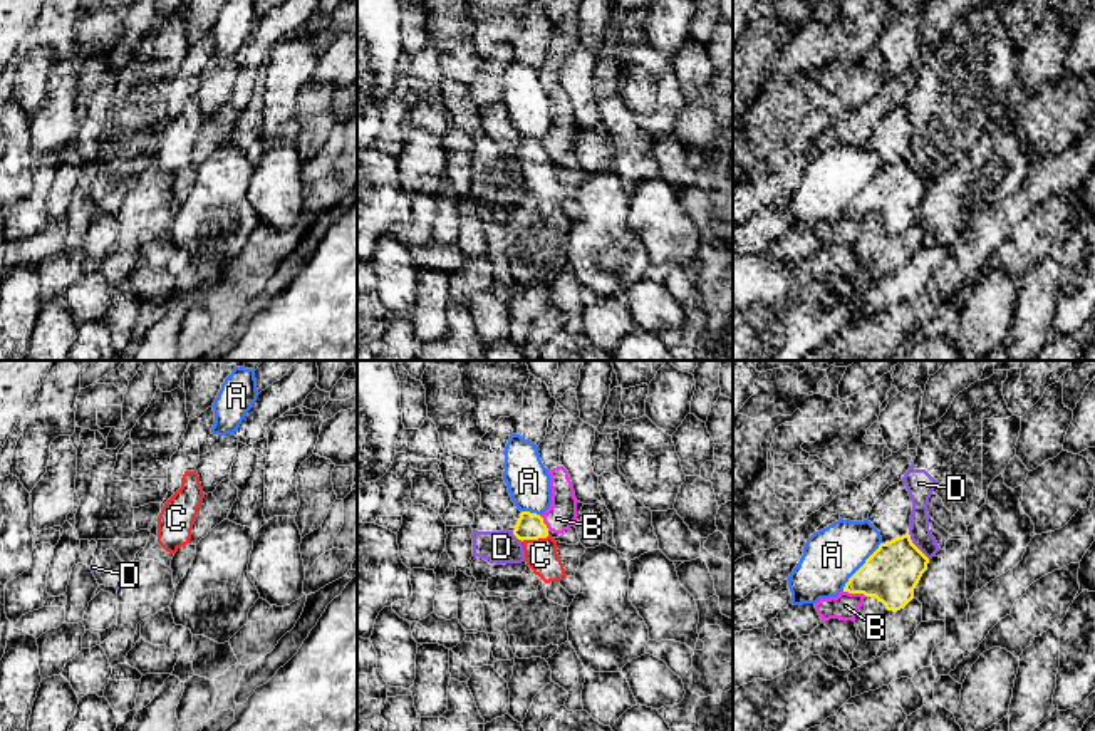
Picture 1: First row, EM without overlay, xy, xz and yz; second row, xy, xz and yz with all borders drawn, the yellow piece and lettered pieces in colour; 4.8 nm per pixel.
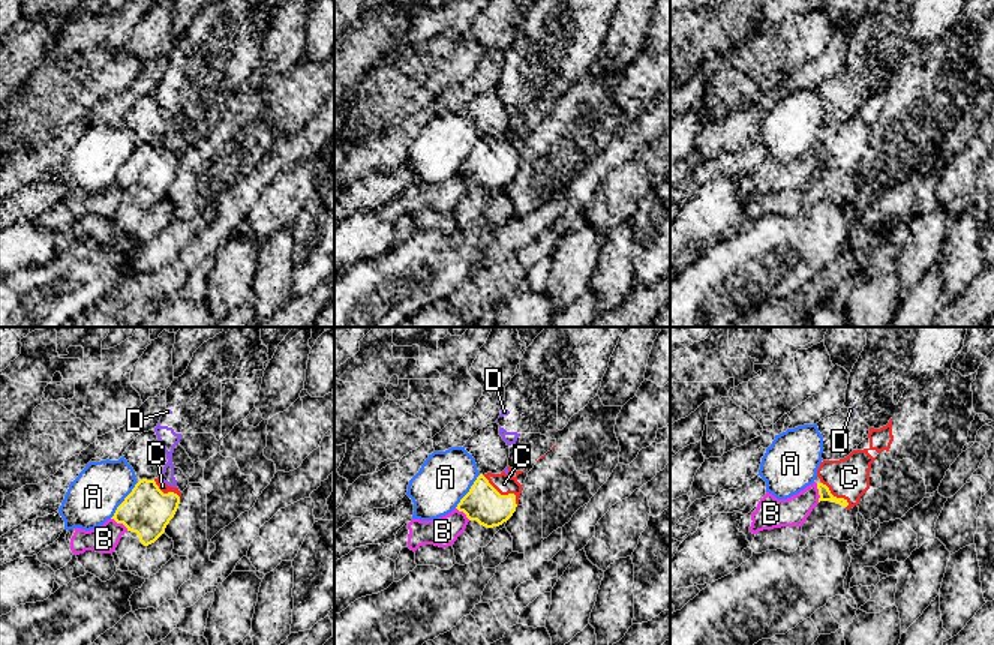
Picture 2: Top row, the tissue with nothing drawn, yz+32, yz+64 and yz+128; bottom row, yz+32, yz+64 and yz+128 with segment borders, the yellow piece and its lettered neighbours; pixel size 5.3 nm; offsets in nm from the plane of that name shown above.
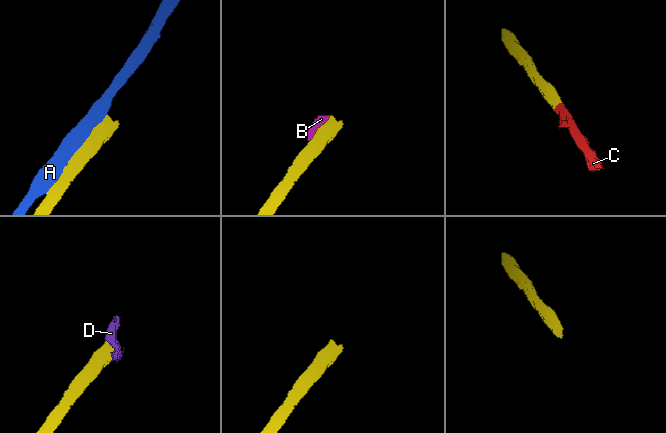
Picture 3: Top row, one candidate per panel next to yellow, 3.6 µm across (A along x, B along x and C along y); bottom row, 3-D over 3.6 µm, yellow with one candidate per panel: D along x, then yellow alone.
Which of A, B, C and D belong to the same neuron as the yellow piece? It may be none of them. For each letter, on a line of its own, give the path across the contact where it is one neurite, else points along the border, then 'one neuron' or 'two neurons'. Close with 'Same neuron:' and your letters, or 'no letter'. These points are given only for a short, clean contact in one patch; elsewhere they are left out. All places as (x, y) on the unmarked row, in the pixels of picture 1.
A: two neurons
B: two neurons
C: across xz (530, 150), (535, 163), (540, 180) | one neuron
D: along yz (908, 158), (911, 166), (928, 183) | two neurons
Same neuron: C

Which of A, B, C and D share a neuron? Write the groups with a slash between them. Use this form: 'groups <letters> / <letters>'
groups A / B / C / D

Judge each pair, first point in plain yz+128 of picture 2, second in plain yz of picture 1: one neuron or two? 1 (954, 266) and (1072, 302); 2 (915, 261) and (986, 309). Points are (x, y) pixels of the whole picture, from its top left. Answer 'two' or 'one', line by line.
1: two
2: one

